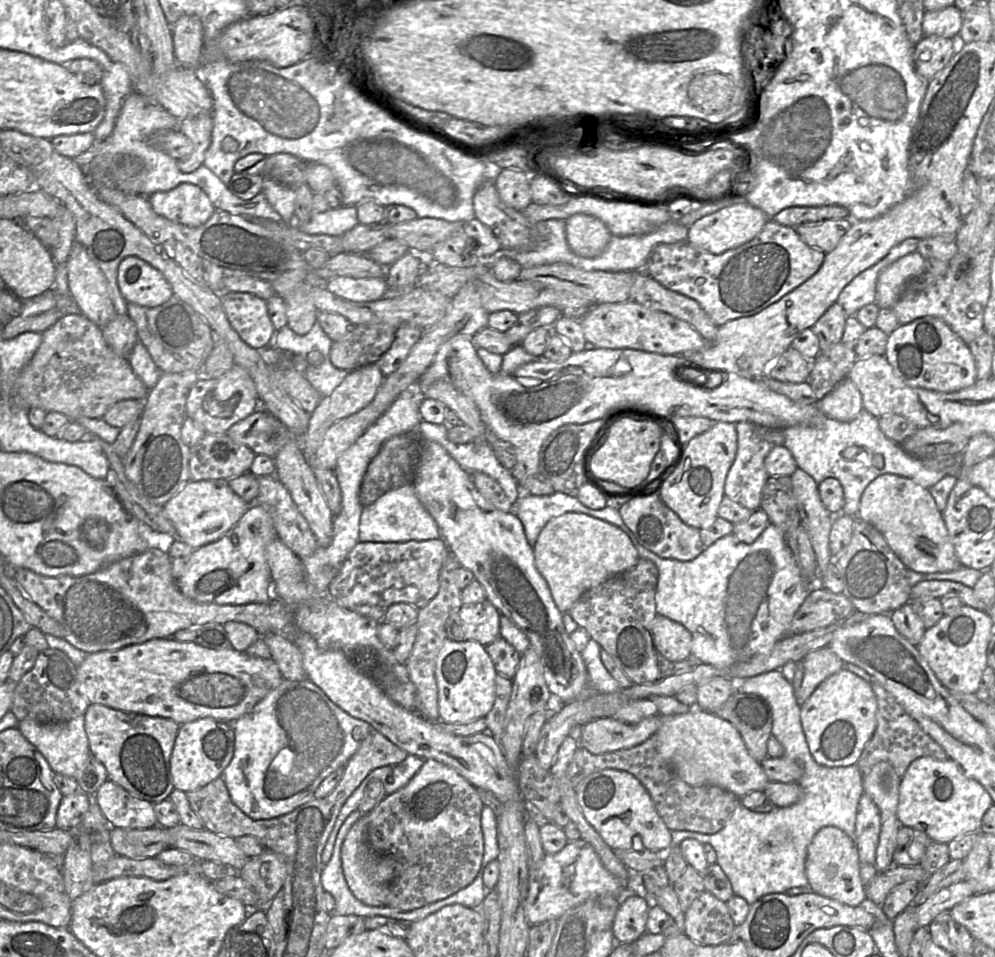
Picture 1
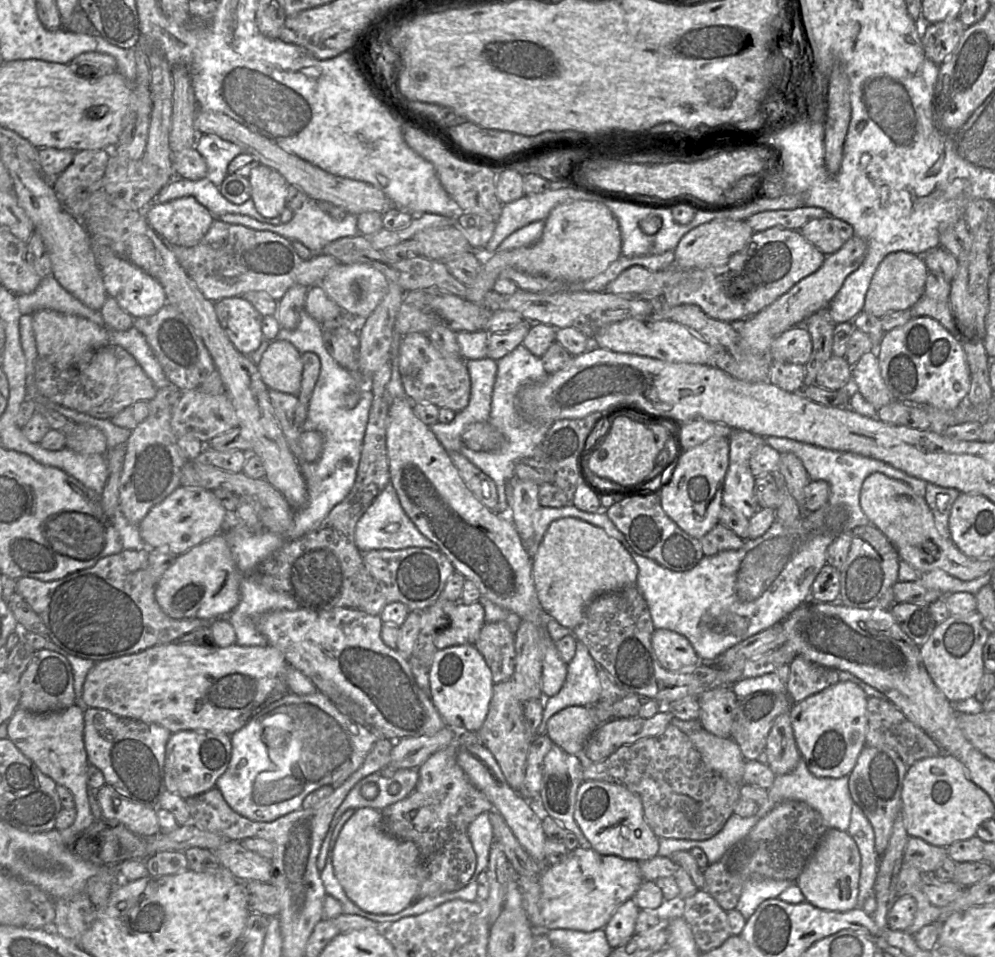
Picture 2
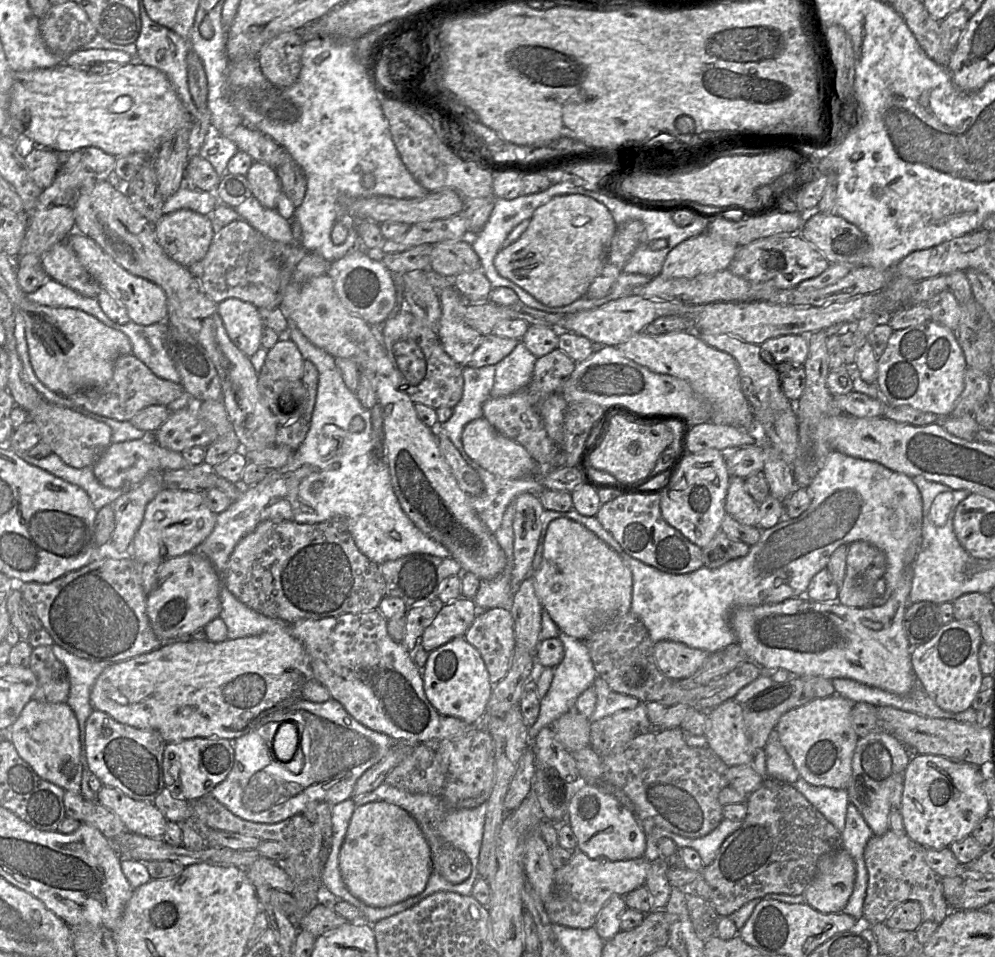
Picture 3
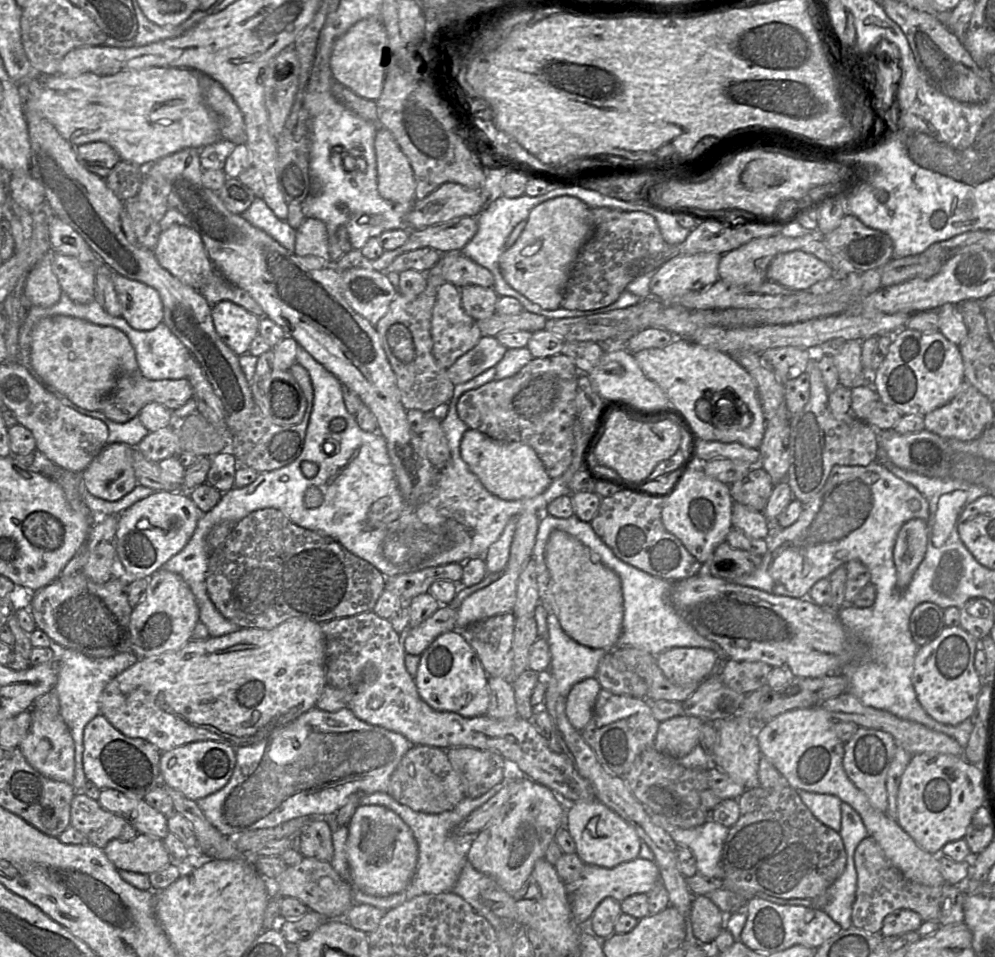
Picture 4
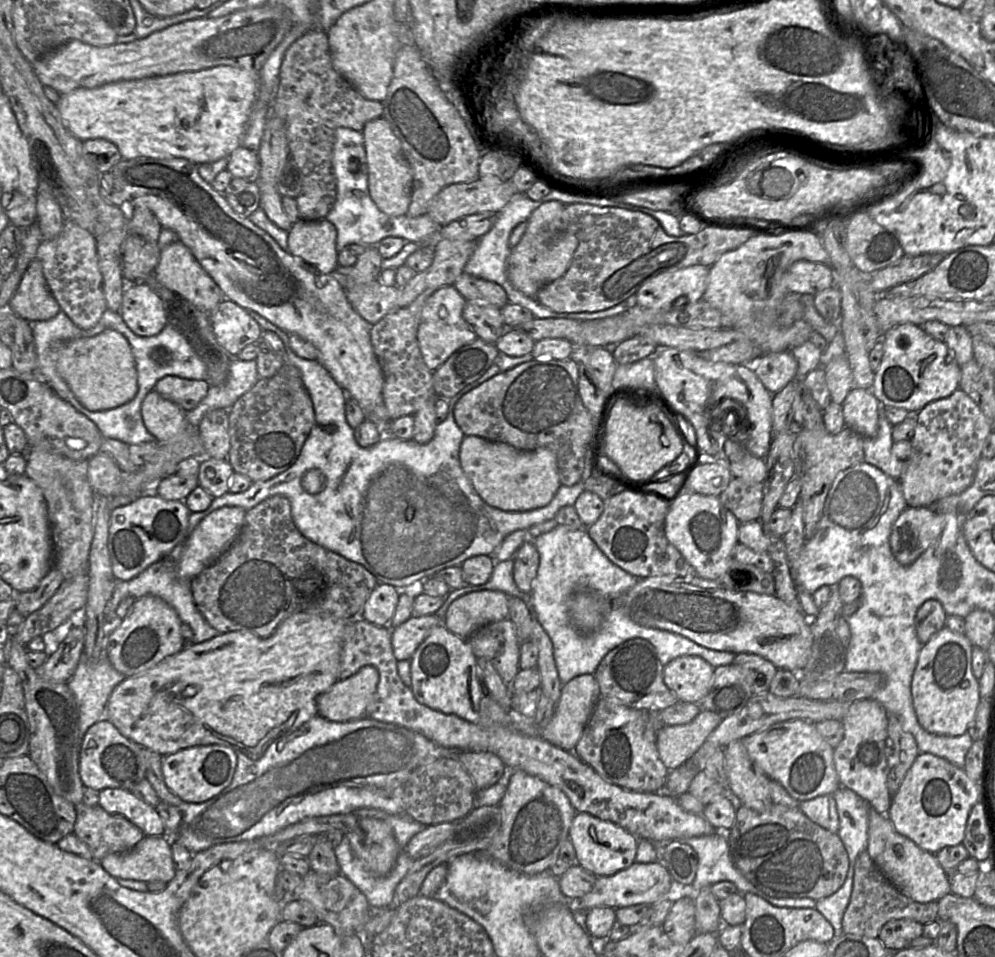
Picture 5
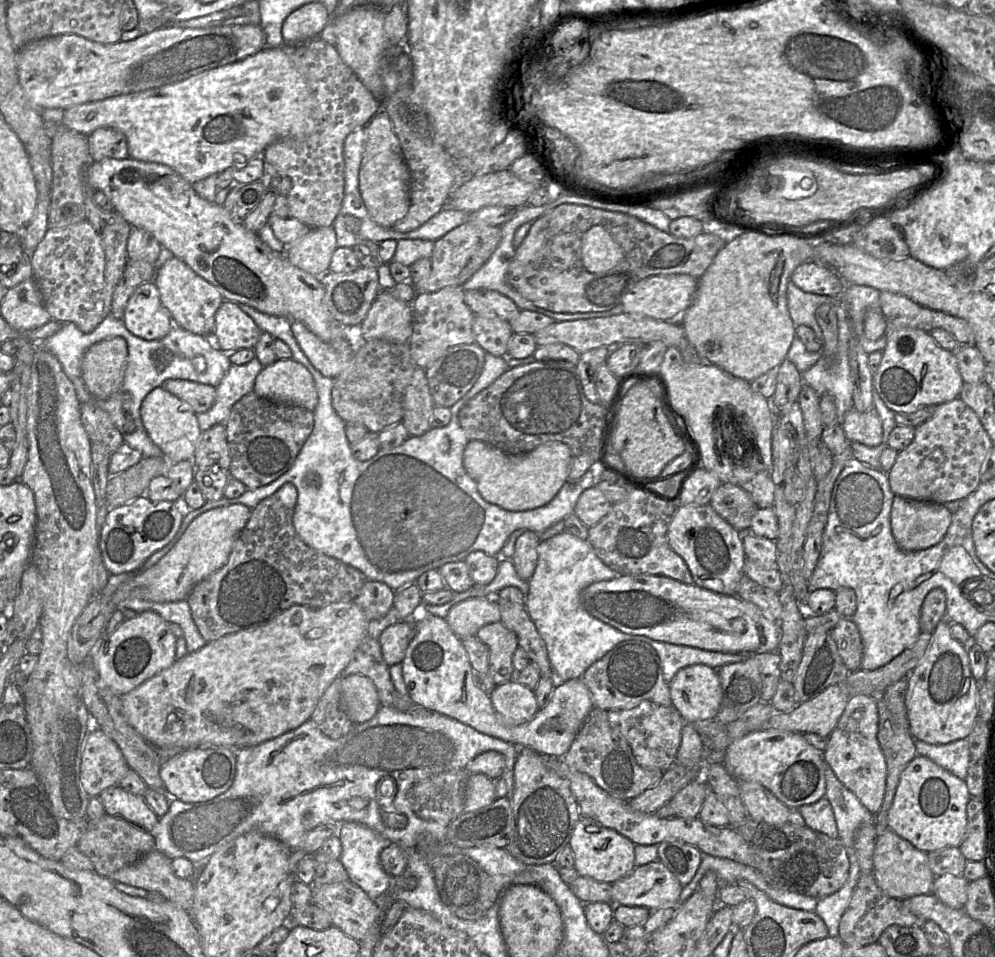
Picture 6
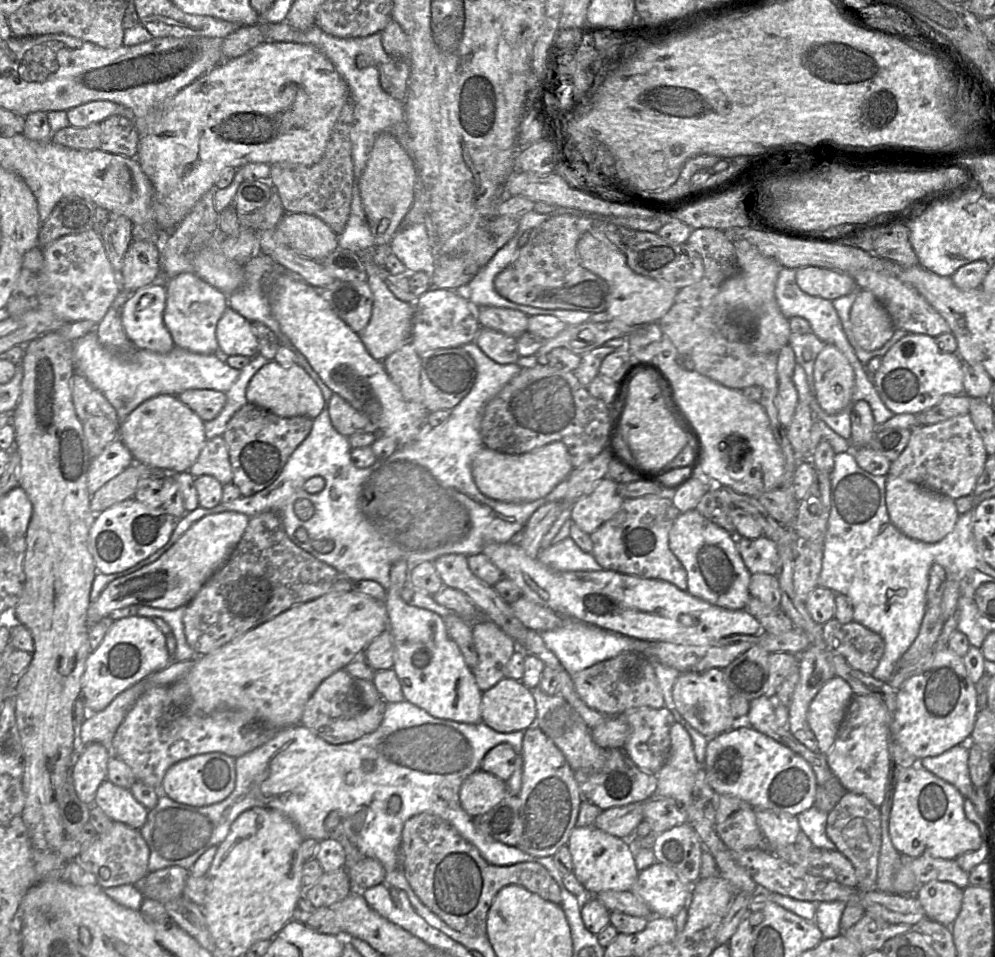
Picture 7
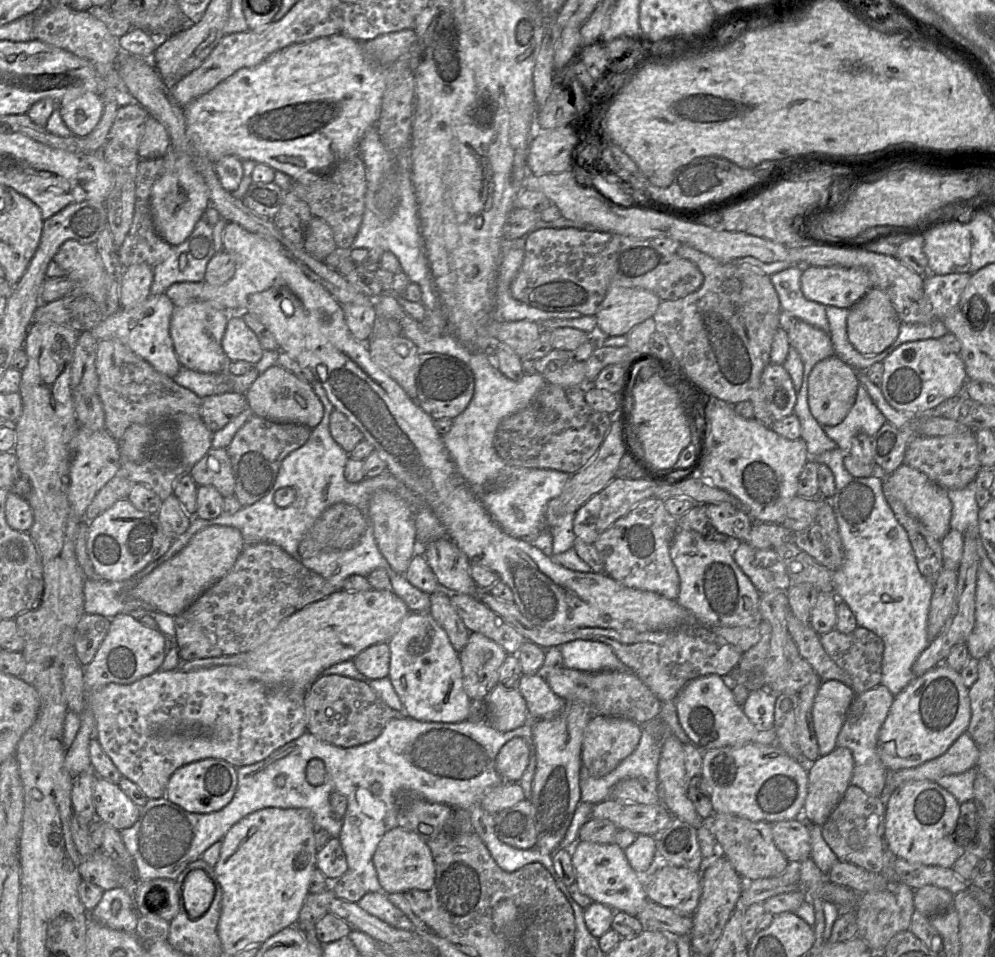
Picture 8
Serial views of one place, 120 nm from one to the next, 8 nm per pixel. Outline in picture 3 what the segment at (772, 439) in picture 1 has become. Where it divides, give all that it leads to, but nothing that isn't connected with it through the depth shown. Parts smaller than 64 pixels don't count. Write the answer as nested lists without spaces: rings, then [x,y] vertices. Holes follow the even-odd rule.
[[[731,476],[727,490],[725,511],[739,523],[757,527],[759,505],[745,489],[744,478]]]

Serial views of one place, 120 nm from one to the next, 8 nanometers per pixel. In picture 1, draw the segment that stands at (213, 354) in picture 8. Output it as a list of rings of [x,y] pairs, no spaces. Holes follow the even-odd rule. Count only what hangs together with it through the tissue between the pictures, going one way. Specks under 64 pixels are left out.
[[[189,183],[153,193],[149,196],[149,202],[156,214],[189,227],[201,226],[216,210],[207,194]]]

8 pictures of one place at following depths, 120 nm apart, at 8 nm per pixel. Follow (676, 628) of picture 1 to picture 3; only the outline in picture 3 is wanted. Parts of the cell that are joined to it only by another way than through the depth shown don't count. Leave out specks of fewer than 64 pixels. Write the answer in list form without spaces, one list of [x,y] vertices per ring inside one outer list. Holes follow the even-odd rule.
[[[663,640],[655,643],[654,656],[663,675],[681,680],[694,674],[703,665],[709,653],[680,642]]]

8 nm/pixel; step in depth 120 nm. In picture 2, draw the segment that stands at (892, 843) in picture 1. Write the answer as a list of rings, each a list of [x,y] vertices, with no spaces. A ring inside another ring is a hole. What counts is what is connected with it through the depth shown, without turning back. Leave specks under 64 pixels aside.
[[[864,746],[849,774],[849,792],[854,804],[860,807],[872,825],[875,850],[879,856],[884,854],[889,844],[893,823],[901,811],[901,791],[907,769],[908,767],[892,749]]]

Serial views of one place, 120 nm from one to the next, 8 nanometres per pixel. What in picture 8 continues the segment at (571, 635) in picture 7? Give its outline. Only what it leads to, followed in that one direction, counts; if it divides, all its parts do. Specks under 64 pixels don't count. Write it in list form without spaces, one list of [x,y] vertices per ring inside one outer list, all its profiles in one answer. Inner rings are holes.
[[[578,639],[557,647],[562,655],[564,668],[589,673],[625,668],[613,649],[603,642]]]

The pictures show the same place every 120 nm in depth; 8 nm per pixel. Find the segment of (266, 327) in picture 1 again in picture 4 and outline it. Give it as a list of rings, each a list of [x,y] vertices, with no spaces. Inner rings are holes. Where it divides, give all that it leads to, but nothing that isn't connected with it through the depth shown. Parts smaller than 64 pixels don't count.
[[[223,300],[212,305],[212,318],[223,342],[238,356],[247,354],[252,340],[258,335],[260,317],[232,301]]]

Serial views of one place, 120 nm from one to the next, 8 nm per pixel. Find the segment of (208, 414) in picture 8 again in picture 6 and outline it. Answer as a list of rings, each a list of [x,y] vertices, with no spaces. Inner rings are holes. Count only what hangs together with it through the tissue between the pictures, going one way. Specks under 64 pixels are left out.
[[[168,379],[160,387],[182,400],[196,414],[208,411],[216,400],[216,388],[207,384]]]

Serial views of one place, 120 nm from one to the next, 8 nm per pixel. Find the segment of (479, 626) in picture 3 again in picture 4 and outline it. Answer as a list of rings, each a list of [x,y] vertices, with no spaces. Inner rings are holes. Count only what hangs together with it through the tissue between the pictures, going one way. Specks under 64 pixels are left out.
[[[510,612],[471,624],[460,631],[489,677],[507,681],[511,678],[515,620]]]

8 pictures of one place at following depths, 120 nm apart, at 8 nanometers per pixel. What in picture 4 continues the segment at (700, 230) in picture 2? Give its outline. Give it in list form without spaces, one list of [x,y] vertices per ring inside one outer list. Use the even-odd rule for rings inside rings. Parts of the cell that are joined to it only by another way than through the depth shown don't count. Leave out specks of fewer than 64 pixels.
[[[698,253],[667,261],[651,278],[650,296],[669,302],[681,294],[709,288],[719,280],[718,265],[721,256],[715,253]]]

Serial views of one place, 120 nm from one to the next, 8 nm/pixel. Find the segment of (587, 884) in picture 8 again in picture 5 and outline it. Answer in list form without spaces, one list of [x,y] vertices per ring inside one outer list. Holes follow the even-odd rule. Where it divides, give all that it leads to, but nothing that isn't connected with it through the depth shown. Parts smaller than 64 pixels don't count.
[[[577,812],[572,820],[569,839],[576,852],[575,863],[597,877],[612,876],[630,867],[635,862],[639,840],[635,835],[612,822],[582,812]]]

